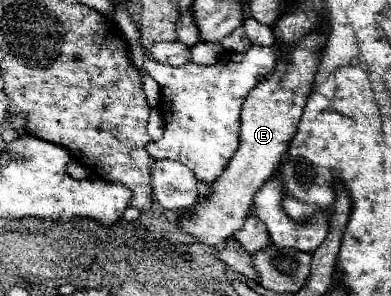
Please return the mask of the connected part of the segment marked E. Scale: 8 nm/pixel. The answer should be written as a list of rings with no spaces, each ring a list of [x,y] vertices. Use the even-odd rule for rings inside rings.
[[[316,30],[308,38],[300,40],[300,44],[292,52],[292,60],[284,60],[282,52],[276,50],[278,64],[272,76],[266,82],[260,82],[252,88],[242,106],[242,134],[240,146],[232,156],[230,164],[222,172],[222,176],[210,184],[208,196],[196,200],[196,206],[184,210],[178,216],[178,228],[184,234],[190,234],[198,242],[218,246],[226,238],[234,236],[236,230],[244,224],[244,218],[250,214],[252,198],[260,190],[260,186],[274,176],[278,166],[282,164],[290,140],[298,130],[300,114],[306,104],[306,98],[312,90],[320,48],[324,44],[326,32]]]

